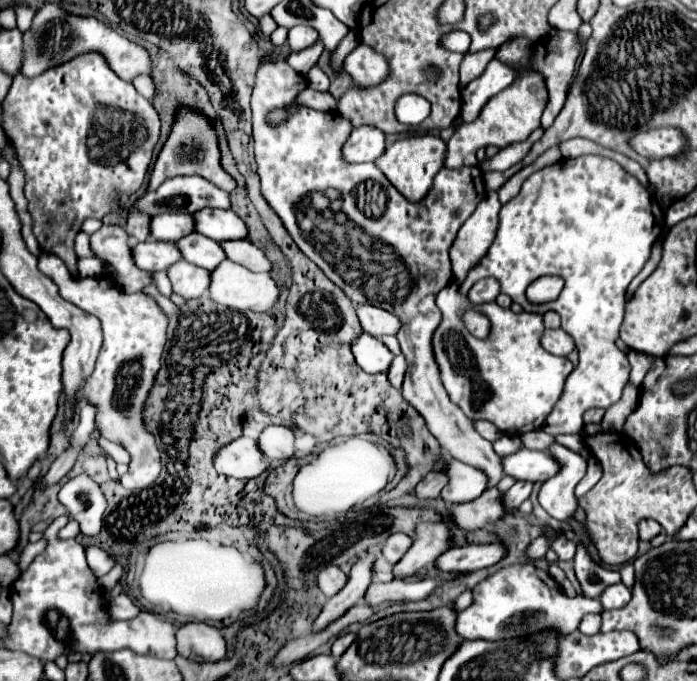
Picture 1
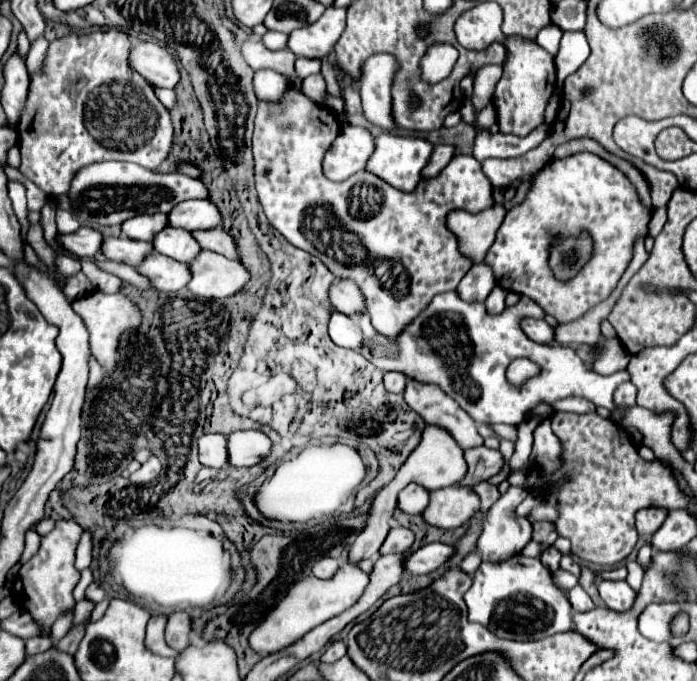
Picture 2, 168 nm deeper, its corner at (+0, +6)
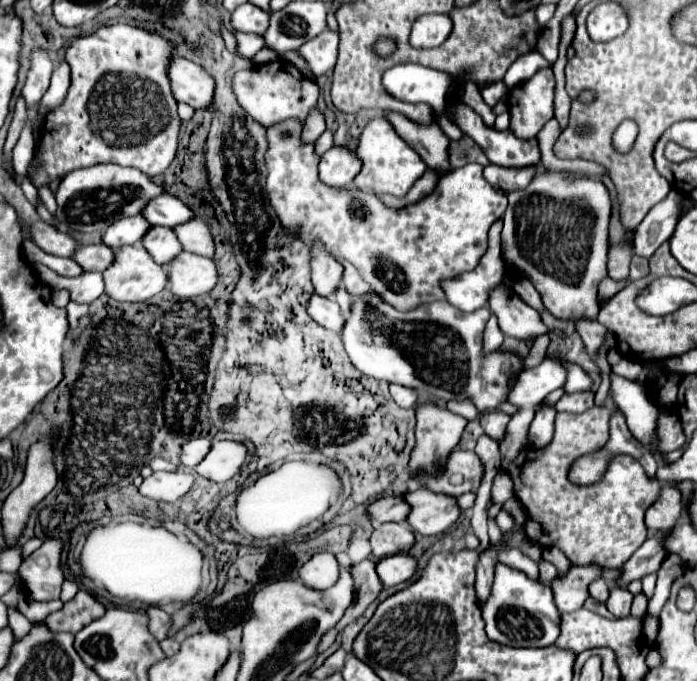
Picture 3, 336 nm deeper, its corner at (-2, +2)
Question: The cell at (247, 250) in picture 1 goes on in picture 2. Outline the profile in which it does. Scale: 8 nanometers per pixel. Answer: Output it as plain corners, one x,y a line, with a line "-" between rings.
220,227
220,229
208,229
208,231
196,231
192,233
202,249
210,249
216,253
222,253
228,259
240,259
236,241

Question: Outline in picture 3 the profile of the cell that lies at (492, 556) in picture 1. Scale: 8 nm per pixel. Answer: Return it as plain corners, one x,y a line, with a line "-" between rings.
392,555
378,559
376,573
384,587
394,587
402,581
408,581
416,571
416,559
408,555

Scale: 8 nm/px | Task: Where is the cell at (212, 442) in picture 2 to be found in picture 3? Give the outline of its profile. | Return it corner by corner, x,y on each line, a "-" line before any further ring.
190,439
182,445
180,463
186,467
194,467
194,465
198,465
198,461
202,461
202,457
206,457
208,451
210,451
208,439

